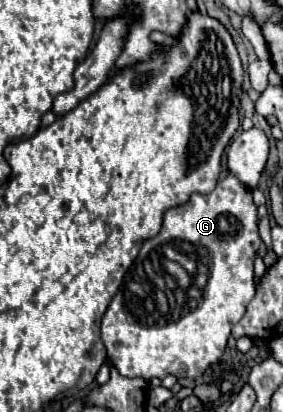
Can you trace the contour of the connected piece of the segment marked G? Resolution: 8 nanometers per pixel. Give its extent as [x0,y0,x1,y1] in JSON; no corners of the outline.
[101,175,261,381]

